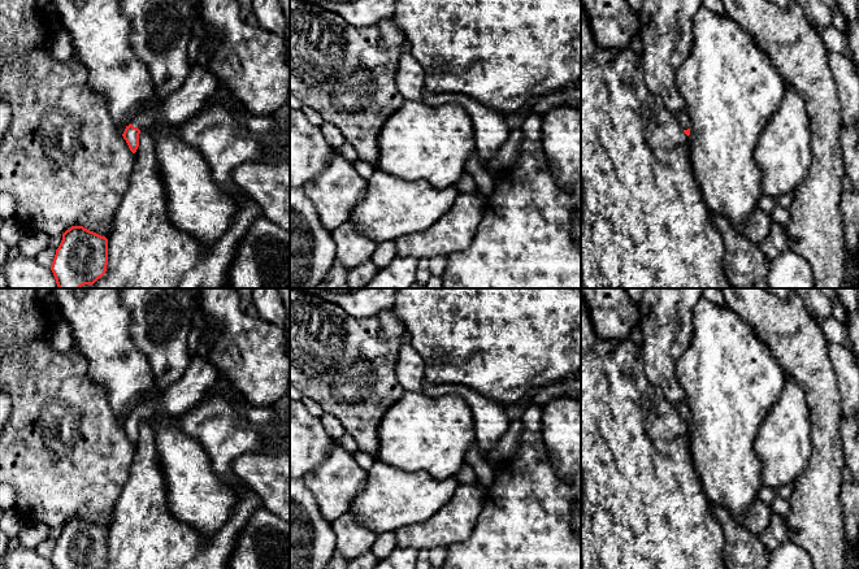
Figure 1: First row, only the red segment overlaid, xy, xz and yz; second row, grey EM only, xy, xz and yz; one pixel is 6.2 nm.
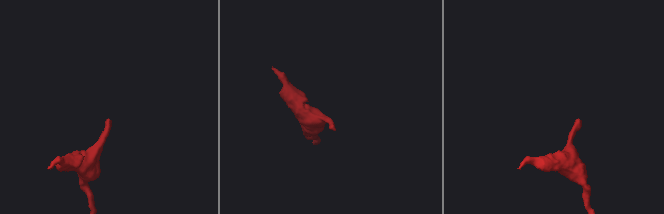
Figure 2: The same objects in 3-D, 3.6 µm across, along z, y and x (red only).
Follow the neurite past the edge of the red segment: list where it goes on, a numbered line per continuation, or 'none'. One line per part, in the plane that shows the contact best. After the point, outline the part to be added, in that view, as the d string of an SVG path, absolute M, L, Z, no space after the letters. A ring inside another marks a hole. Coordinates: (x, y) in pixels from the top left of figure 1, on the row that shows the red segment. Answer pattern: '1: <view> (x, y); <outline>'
1: xy (196, 91); M194 65L182 86L164 97L156 107L136 112L131 125L140 131L155 122L172 122L179 126L201 112L212 101L220 79L208 69Z

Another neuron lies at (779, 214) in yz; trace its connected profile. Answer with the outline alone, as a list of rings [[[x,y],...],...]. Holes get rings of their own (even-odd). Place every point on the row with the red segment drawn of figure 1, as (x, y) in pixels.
[[[777,205],[771,213],[769,213],[771,220],[775,223],[780,223],[782,226],[786,225],[788,220],[789,220],[789,210],[786,208],[782,208],[780,205]]]

